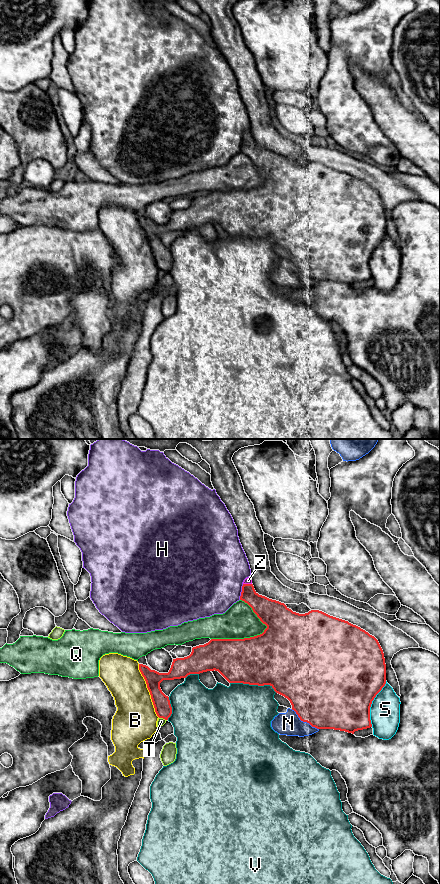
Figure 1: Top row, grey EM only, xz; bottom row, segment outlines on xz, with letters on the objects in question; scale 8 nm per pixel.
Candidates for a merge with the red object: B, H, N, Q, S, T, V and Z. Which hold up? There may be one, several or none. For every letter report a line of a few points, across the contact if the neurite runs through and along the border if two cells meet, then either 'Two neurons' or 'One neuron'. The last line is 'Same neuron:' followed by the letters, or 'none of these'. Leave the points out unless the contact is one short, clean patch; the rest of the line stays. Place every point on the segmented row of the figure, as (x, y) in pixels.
B: Two neurons
H: Two neurons
N: Two neurons
Q: Two neurons
S: Two neurons
T: Two neurons
V: Two neurons
Z: Line: xz (265, 609), (248, 592), (247, 584), (248, 580). One neuron
Same neuron: Z

